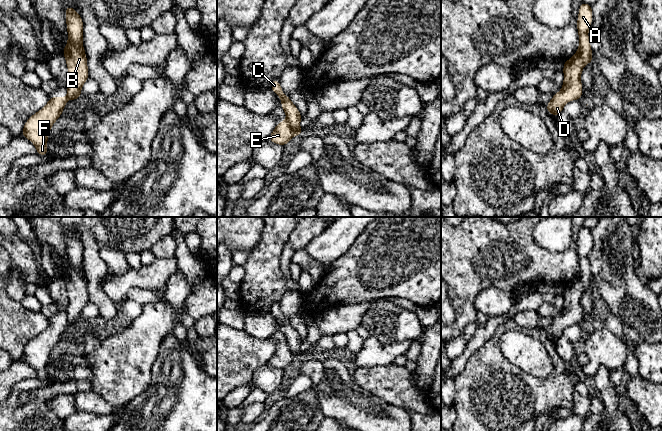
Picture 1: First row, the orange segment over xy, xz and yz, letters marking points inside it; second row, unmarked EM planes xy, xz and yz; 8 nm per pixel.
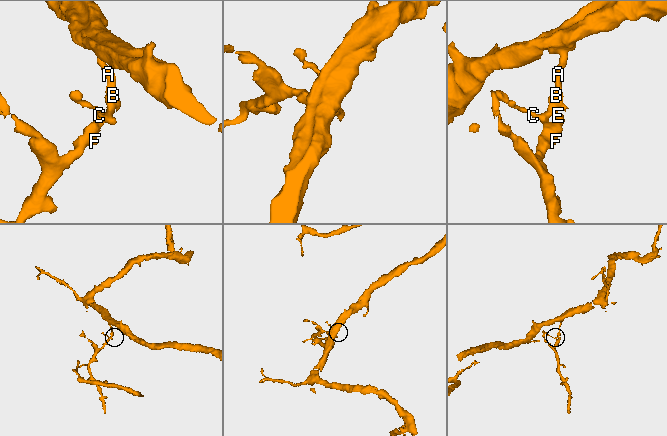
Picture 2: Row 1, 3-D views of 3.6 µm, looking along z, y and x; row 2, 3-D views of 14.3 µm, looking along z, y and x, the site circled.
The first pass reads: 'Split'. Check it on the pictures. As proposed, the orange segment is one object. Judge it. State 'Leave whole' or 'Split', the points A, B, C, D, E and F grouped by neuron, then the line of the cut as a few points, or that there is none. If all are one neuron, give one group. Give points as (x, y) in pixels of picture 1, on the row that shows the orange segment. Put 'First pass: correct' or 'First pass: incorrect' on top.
First pass: correct
Split. Groups: A B C D / E F. Split along xz (286, 120), (290, 129), (295, 134)

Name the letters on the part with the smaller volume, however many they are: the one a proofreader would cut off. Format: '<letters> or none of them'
E, F

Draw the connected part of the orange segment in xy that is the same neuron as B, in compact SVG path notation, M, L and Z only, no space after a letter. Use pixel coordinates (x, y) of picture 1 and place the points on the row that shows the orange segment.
M65 7L68 42L63 54L68 68L67 94L69 100L81 98L81 88L89 78L87 56L84 51L83 19L73 7Z

